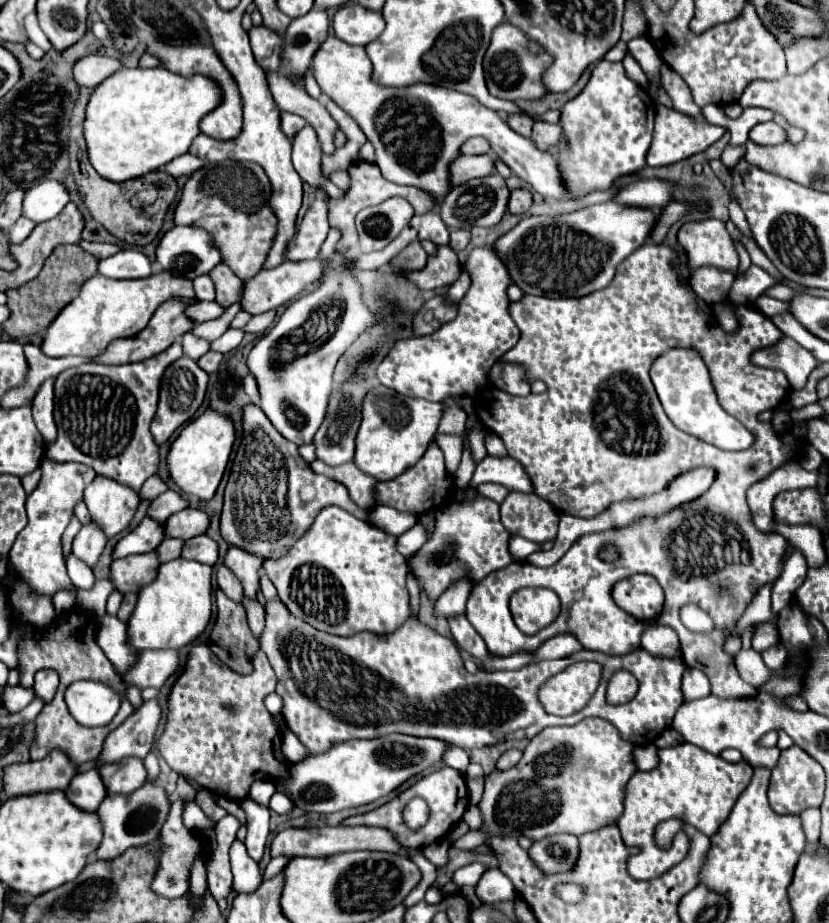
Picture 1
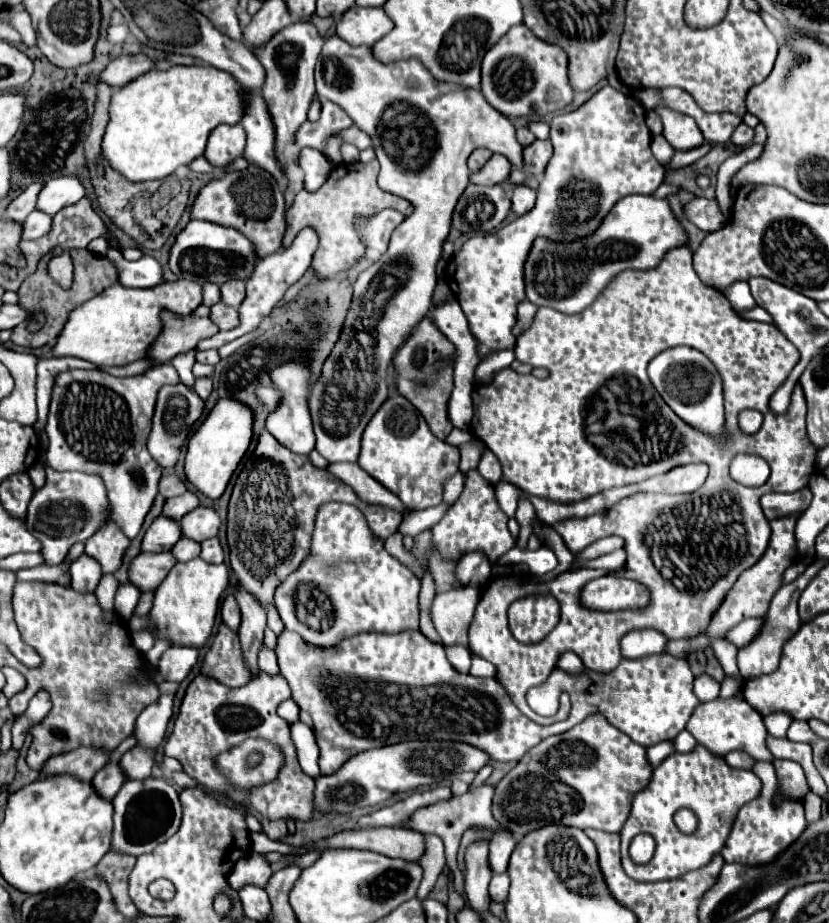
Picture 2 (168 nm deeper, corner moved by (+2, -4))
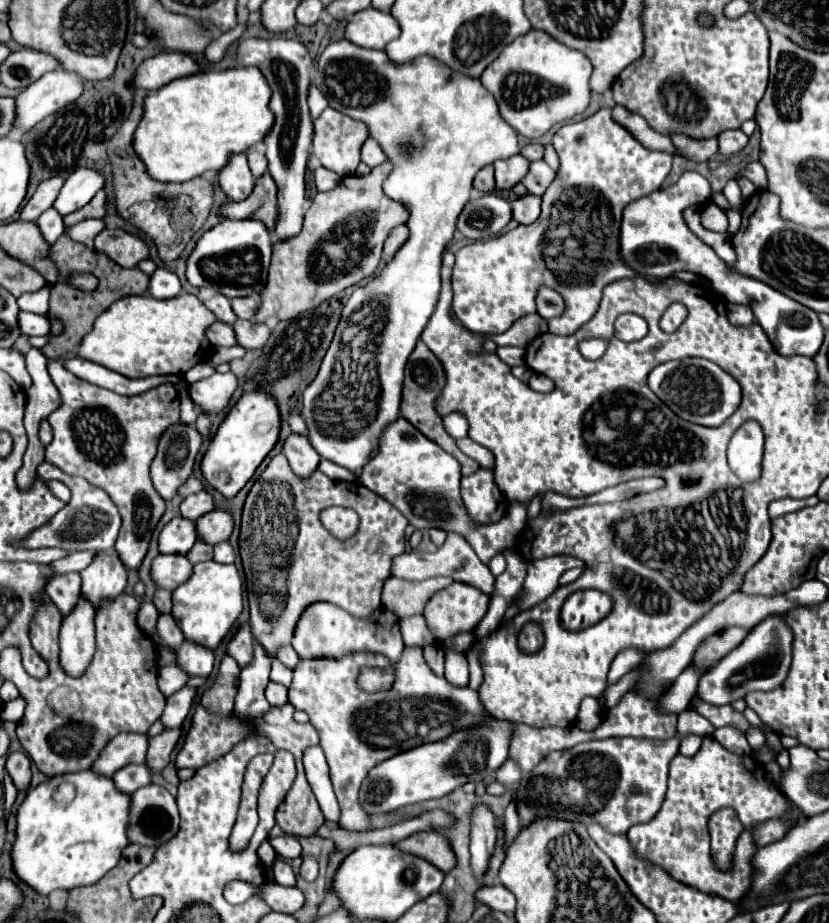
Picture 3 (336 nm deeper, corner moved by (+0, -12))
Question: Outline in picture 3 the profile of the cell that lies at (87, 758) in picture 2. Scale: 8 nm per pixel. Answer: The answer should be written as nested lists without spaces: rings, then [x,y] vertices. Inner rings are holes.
[[[121,733],[101,751],[99,759],[93,765],[93,771],[99,771],[105,777],[113,777],[115,771],[129,763],[143,763],[147,753],[149,737],[143,733]]]

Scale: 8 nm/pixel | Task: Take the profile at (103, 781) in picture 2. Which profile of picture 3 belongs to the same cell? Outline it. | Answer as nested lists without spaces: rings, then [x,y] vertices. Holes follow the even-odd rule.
[[[145,763],[127,765],[119,773],[113,775],[113,781],[115,781],[117,789],[121,789],[125,793],[135,793],[139,787],[145,787],[147,783],[151,783],[151,769]]]

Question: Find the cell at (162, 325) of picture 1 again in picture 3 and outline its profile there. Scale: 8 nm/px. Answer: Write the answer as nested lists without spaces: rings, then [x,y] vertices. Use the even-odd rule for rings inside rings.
[[[219,321],[207,329],[207,339],[211,341],[211,345],[223,345],[223,347],[237,345],[233,327],[227,323],[219,323]]]

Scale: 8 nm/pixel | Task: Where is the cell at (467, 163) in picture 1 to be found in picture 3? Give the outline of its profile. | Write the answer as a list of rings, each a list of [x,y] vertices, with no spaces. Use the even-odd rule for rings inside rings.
[[[521,153],[511,157],[511,159],[501,159],[495,161],[495,181],[497,181],[497,189],[511,189],[513,185],[517,185],[523,175],[527,175],[531,161],[525,159]]]

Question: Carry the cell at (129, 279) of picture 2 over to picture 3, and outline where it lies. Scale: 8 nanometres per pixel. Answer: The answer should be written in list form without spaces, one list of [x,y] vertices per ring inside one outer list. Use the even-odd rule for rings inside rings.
[[[159,267],[151,275],[149,293],[155,299],[171,299],[171,297],[175,297],[175,295],[181,293],[181,281],[179,281],[179,277],[173,271],[169,271],[165,267]]]

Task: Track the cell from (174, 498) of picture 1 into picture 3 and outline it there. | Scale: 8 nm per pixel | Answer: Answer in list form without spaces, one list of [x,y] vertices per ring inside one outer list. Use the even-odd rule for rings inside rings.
[[[199,491],[195,495],[189,495],[183,503],[181,503],[181,515],[195,521],[199,519],[201,515],[209,513],[215,509],[215,503],[213,503],[213,497],[207,493],[207,491]]]

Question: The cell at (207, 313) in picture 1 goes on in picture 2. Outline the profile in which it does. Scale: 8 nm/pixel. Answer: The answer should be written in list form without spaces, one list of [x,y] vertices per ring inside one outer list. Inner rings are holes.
[[[223,303],[213,305],[211,315],[213,315],[213,323],[217,323],[217,327],[223,331],[239,325],[239,313],[237,313],[237,309],[233,309],[229,305],[223,305]]]

